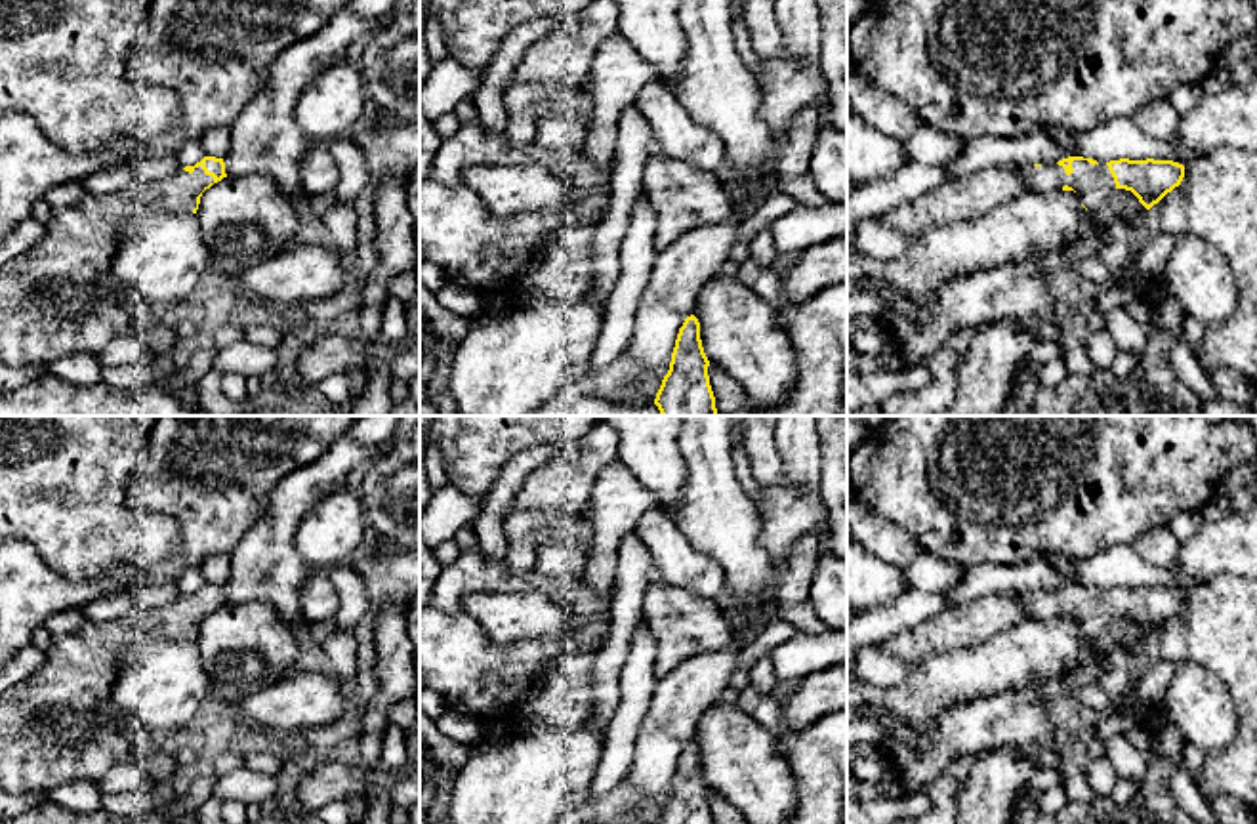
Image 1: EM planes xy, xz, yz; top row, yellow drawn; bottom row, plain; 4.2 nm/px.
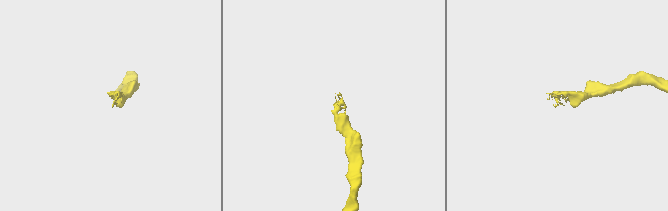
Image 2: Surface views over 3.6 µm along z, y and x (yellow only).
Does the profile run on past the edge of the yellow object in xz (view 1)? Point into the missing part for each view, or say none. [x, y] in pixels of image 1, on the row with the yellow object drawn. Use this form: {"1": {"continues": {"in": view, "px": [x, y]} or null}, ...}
{"1": {"continues": null}}

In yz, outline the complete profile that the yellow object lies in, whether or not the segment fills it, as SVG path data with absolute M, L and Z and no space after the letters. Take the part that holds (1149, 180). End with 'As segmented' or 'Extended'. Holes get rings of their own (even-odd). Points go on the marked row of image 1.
M1068 156L1057 164L1020 168L1020 175L1024 191L1074 191L1085 210L1106 210L1108 198L1116 189L1131 191L1150 210L1181 185L1185 166L1154 158L1097 162L1093 158Z. Extended

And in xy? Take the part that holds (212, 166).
M204 156L162 185L160 206L168 214L196 214L202 193L223 177L227 177L223 158Z. Extended

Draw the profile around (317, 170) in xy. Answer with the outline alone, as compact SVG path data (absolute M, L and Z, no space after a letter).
M307 145L299 158L298 170L301 189L309 196L330 191L340 181L338 166L326 145Z

